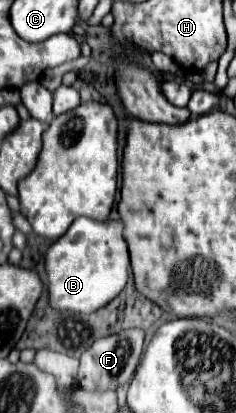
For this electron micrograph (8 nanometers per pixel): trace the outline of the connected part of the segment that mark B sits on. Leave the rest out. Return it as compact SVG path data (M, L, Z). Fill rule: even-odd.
M80 217L46 251L44 269L48 275L48 305L56 311L94 313L124 289L128 267L130 257L122 237L122 221L98 223L94 219Z

